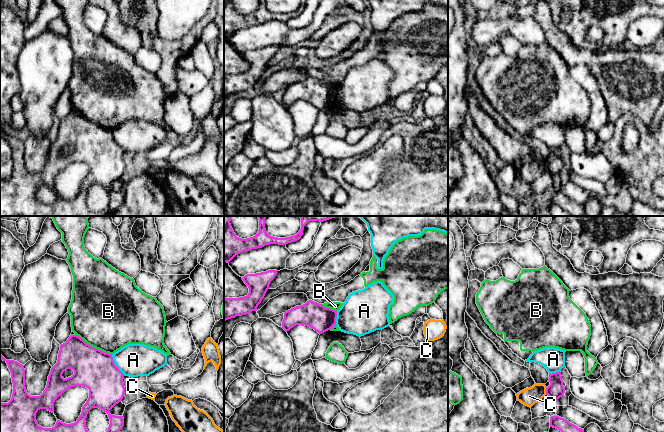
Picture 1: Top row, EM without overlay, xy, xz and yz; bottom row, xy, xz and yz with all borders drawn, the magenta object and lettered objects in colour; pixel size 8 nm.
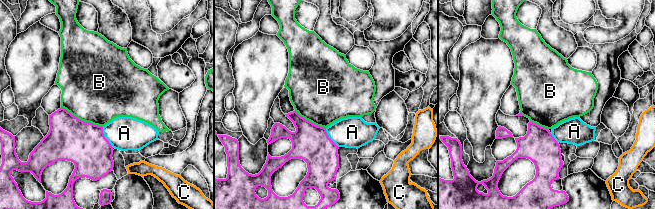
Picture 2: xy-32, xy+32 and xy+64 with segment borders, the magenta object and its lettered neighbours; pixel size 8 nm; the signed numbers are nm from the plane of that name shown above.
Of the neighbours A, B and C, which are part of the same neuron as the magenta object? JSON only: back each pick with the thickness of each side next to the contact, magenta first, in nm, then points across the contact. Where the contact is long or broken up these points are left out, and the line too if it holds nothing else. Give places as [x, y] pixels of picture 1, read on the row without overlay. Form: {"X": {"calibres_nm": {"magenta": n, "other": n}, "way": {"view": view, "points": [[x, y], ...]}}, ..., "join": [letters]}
{"join": []}

